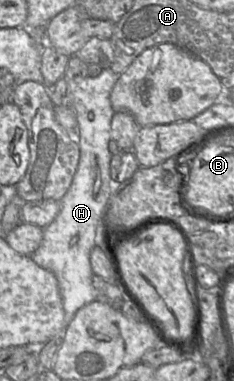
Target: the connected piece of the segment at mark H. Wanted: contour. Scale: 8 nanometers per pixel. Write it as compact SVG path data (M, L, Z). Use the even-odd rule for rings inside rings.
M110 68L103 69L97 77L85 77L72 93L67 89L67 103L73 109L78 125L78 166L68 191L60 200L58 215L44 228L41 245L30 255L37 265L56 276L66 327L80 308L96 300L90 253L98 244L103 214L115 193L115 183L110 176L112 154L108 143L111 140L111 120L115 113L110 93L118 76Z

